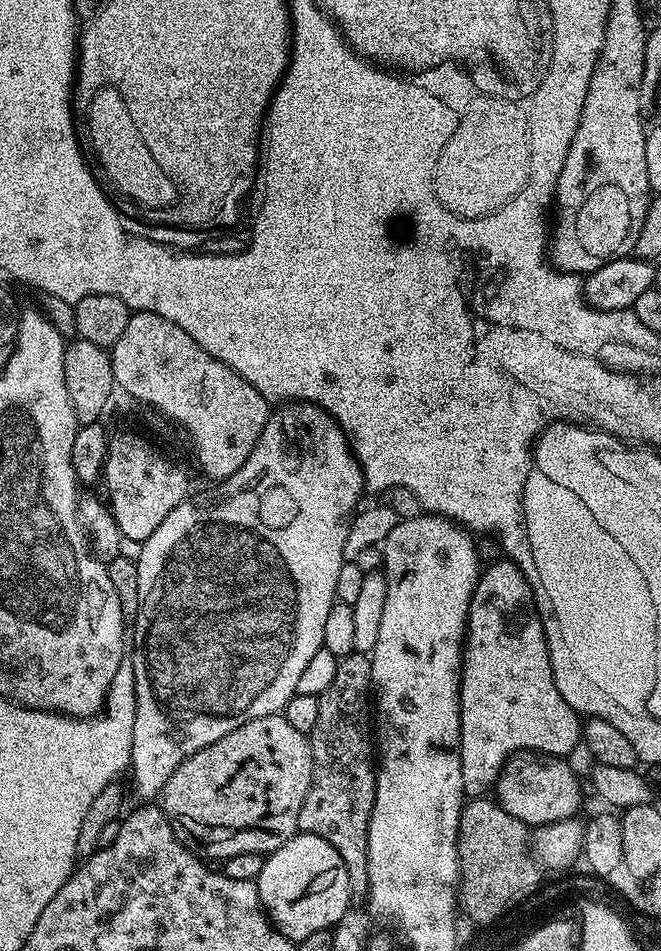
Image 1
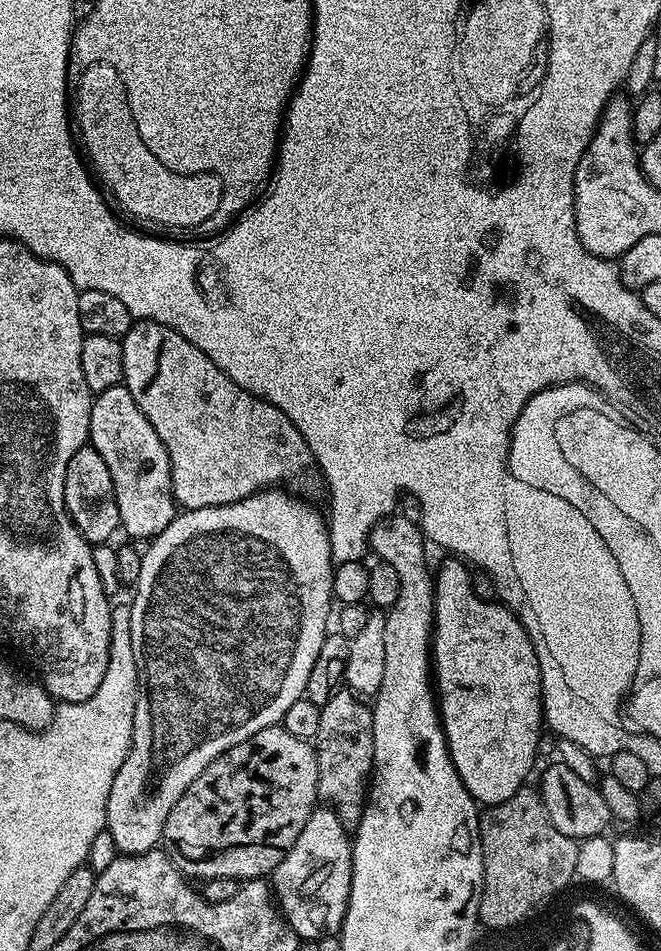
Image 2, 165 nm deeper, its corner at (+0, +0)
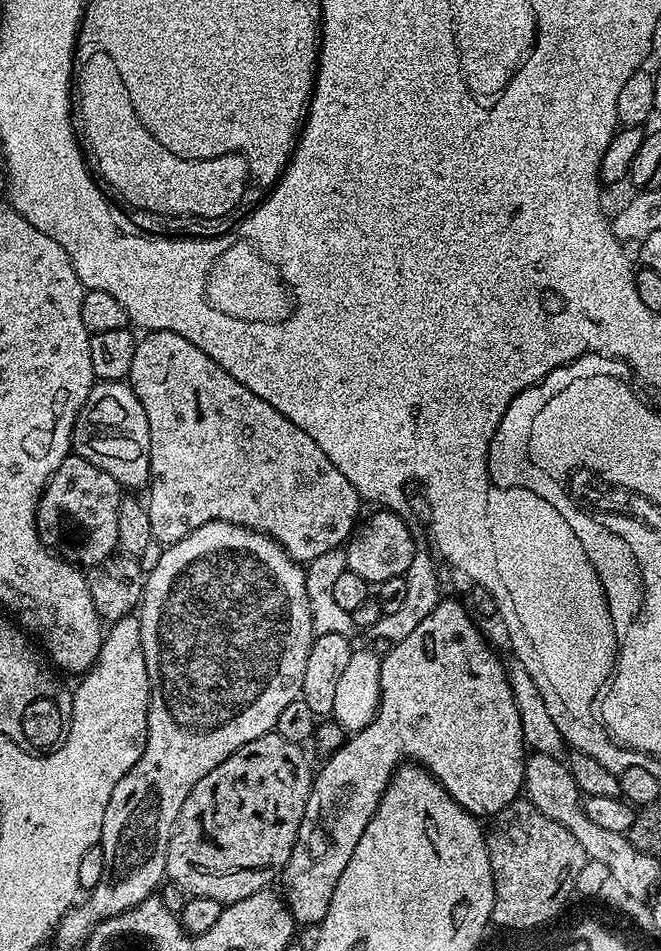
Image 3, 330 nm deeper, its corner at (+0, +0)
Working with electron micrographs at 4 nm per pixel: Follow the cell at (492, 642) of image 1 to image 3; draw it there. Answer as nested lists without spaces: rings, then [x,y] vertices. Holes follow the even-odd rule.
[[[442,598],[434,610],[423,618],[422,622],[406,638],[393,643],[388,653],[382,656],[380,661],[380,711],[366,726],[358,733],[349,735],[344,745],[327,757],[328,760],[315,773],[310,790],[310,798],[306,802],[306,814],[302,818],[302,826],[298,826],[298,838],[294,842],[294,850],[288,859],[288,865],[284,867],[282,881],[284,880],[284,892],[282,899],[292,911],[292,918],[300,926],[318,926],[326,918],[326,910],[330,910],[330,898],[334,894],[334,886],[338,886],[338,878],[342,878],[342,870],[346,870],[346,862],[350,862],[350,854],[354,854],[354,846],[358,846],[358,838],[362,838],[362,830],[366,830],[366,822],[374,814],[378,806],[381,794],[392,780],[392,773],[398,765],[407,758],[415,762],[421,768],[434,777],[440,785],[447,790],[450,798],[458,802],[466,811],[477,818],[491,818],[498,815],[510,802],[514,802],[521,795],[524,787],[524,764],[526,759],[526,747],[523,738],[522,722],[519,721],[518,708],[515,706],[514,694],[511,692],[511,684],[508,681],[508,669],[505,661],[500,661],[495,650],[488,645],[486,637],[480,633],[480,628],[475,624],[473,613],[456,600]]]

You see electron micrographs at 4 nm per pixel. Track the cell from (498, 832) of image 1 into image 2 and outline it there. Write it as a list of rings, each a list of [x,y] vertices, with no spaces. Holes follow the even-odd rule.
[[[525,786],[506,798],[506,802],[485,807],[480,814],[480,841],[484,871],[480,924],[485,921],[492,925],[512,924],[512,921],[520,920],[532,909],[536,909],[541,901],[547,904],[552,902],[568,883],[573,883],[578,866],[579,843],[562,834],[562,830],[557,830],[554,822],[550,822],[540,793],[535,787]]]

